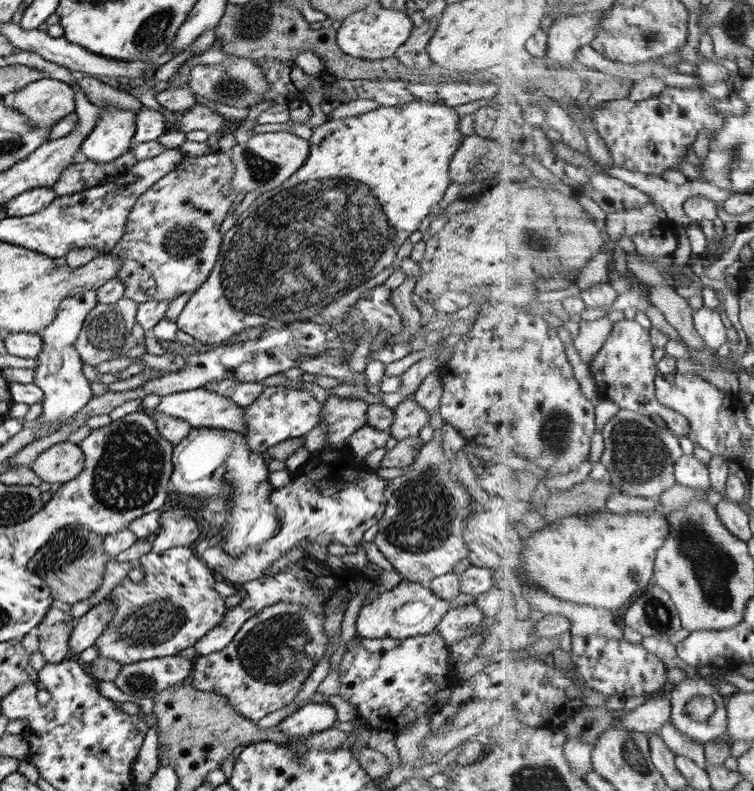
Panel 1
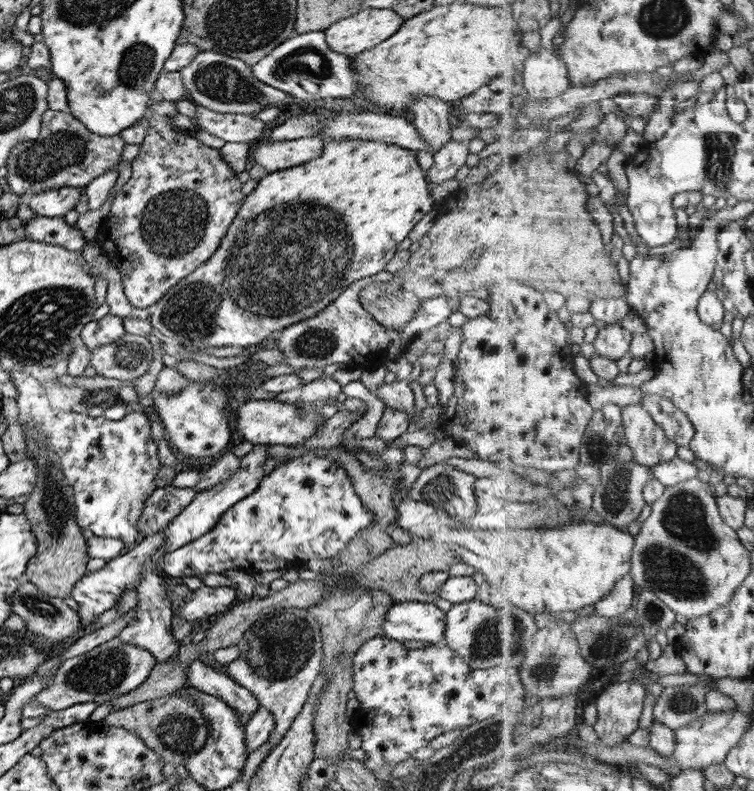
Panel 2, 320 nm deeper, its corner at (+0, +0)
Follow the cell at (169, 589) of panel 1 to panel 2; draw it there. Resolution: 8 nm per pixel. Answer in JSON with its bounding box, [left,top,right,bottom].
[177,586,235,622]

